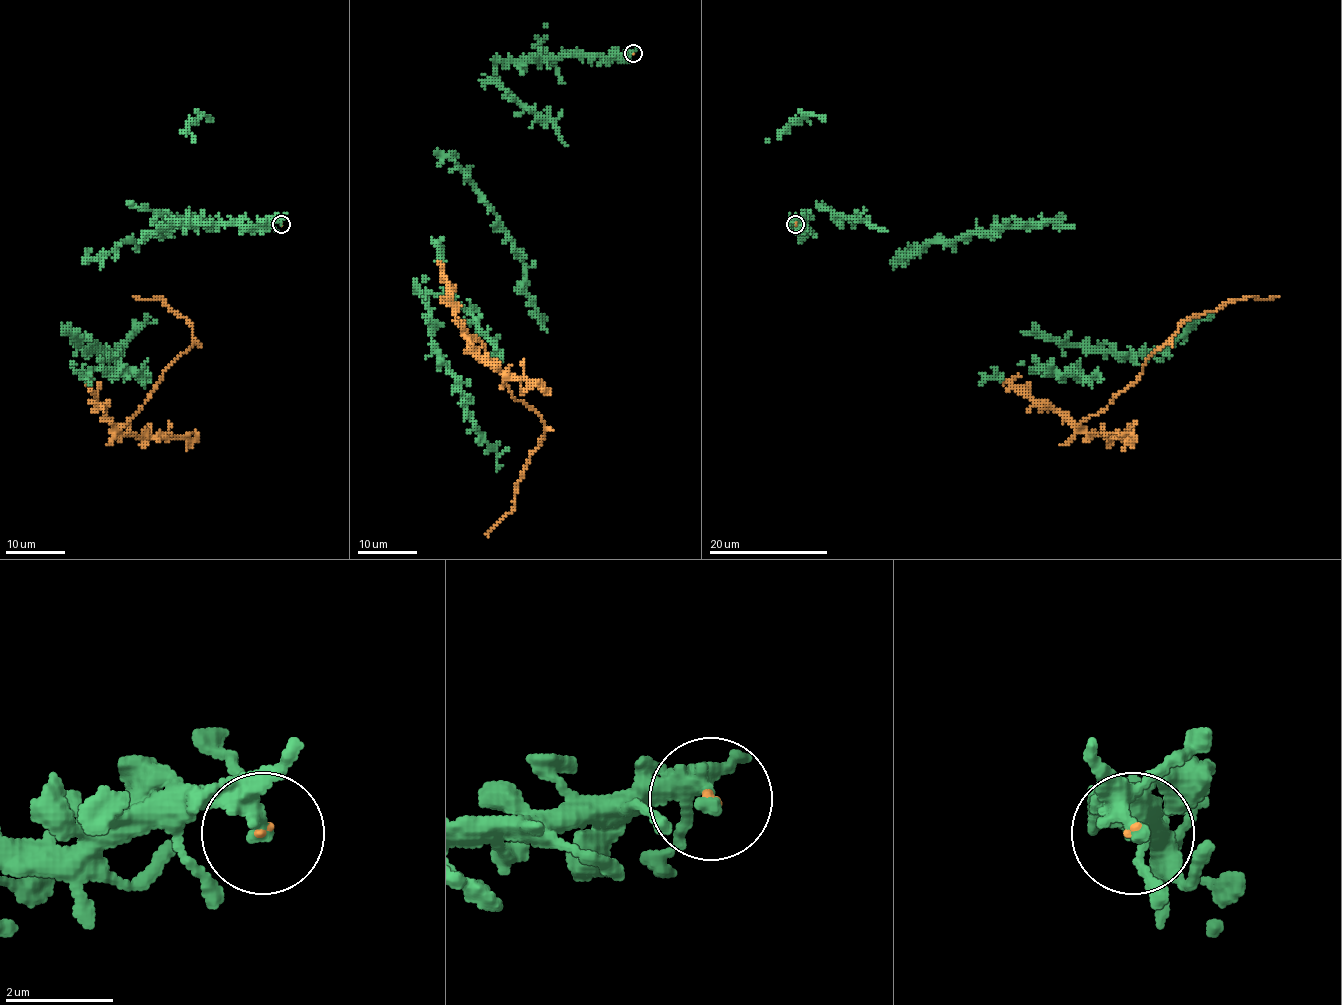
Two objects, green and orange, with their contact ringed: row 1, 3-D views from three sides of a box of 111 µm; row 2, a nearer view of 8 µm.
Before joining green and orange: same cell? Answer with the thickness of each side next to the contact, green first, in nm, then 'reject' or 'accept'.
calibres 280 and 50 nm; accept

